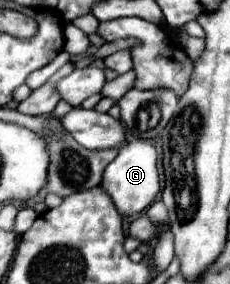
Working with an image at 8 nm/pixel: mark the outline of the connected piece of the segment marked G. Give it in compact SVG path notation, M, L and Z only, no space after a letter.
M133 140L127 142L119 156L107 166L103 174L101 186L111 194L115 206L123 216L135 216L141 214L157 196L159 192L159 170L157 170L157 150L147 140Z

